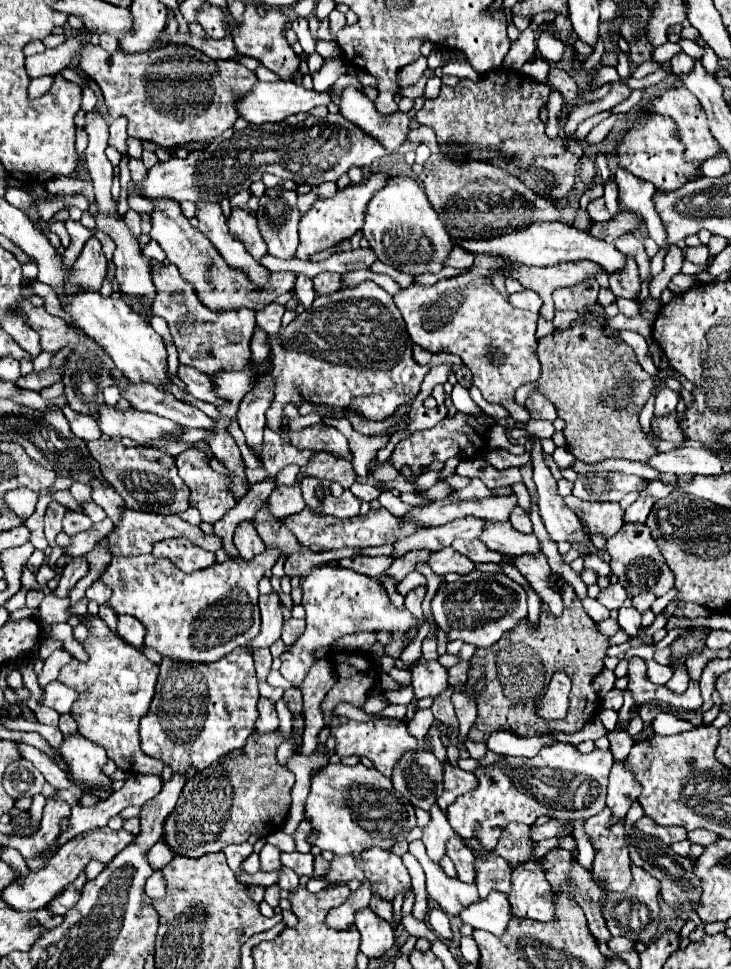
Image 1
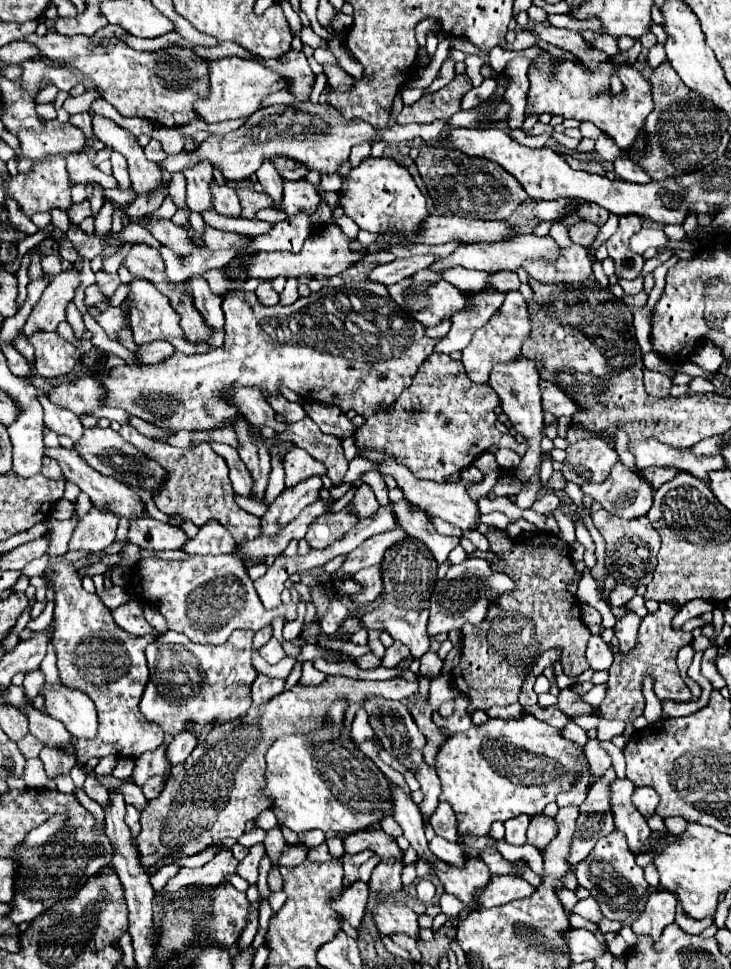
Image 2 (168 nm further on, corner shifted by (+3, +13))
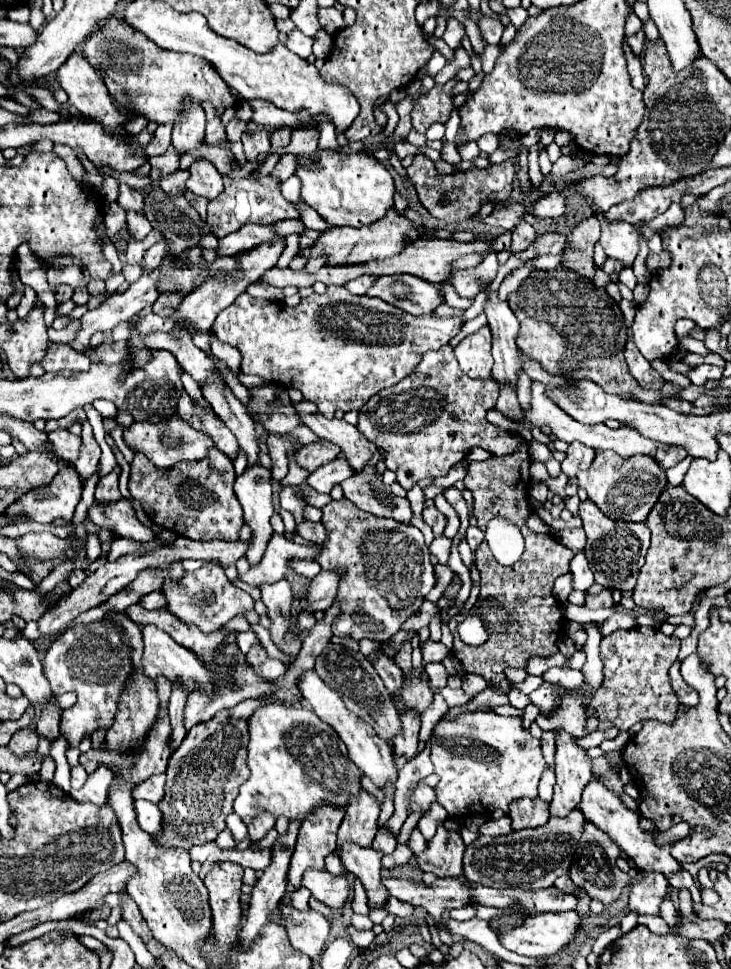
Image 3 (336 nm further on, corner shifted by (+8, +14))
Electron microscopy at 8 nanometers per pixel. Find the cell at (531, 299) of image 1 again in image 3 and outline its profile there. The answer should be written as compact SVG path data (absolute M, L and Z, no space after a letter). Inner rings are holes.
M489 254L479 266L455 270L453 276L447 280L455 286L457 294L463 298L475 298L485 286L489 286L499 270L499 262L495 254Z

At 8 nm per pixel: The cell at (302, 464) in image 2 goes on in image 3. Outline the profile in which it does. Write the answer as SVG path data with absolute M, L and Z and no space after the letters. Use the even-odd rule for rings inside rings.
M315 442L315 444L307 444L307 446L301 446L301 450L295 452L295 462L307 470L307 472L313 472L321 466L325 466L325 462L331 462L335 460L339 454L337 446L333 446L331 442Z

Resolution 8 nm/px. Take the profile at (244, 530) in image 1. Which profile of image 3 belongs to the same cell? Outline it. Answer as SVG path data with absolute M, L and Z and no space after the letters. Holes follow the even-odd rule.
M211 448L207 458L197 462L177 462L171 468L155 468L151 460L145 454L135 454L135 460L131 464L131 476L129 476L129 492L133 498L137 498L147 512L147 516L159 524L161 528L167 528L179 536L187 536L191 540L239 540L239 530L245 524L243 510L233 494L233 482L235 482L235 470L229 458L221 454L217 448Z

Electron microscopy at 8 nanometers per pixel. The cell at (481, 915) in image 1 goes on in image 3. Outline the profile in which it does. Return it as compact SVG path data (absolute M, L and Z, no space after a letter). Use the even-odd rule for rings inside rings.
M443 824L437 826L437 834L429 840L429 848L417 856L417 864L423 872L433 872L439 878L463 876L465 844L459 834L447 832Z

